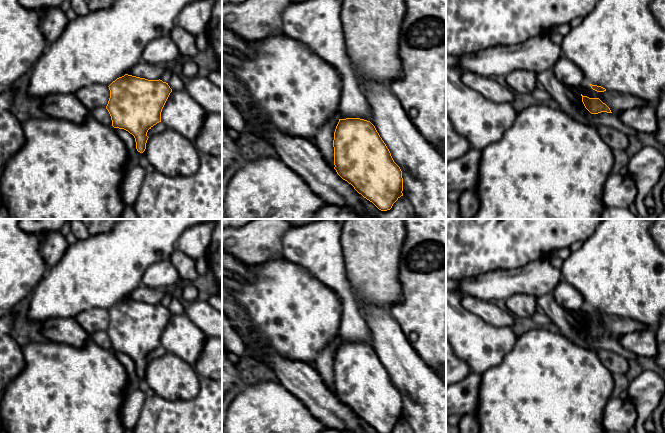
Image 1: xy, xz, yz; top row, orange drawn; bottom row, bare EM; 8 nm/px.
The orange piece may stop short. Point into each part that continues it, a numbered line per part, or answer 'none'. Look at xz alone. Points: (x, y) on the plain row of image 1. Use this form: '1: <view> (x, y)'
none

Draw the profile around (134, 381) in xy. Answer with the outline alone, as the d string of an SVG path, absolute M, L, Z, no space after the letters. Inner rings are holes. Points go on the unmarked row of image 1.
M114 353L119 362L124 366L128 374L127 391L129 392L137 388L140 388L143 385L143 379L136 373L136 366L134 360L124 353Z

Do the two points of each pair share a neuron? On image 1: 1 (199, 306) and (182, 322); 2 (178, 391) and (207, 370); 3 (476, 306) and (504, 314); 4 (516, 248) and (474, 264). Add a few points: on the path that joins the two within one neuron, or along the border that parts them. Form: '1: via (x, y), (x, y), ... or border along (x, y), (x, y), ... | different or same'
1: border along (185, 312), (204, 332) | different
2: border along (193, 366), (200, 377) | different
3: via (483, 309), (492, 314), (497, 314) | same
4: via (506, 248), (490, 248), (484, 254) | same

